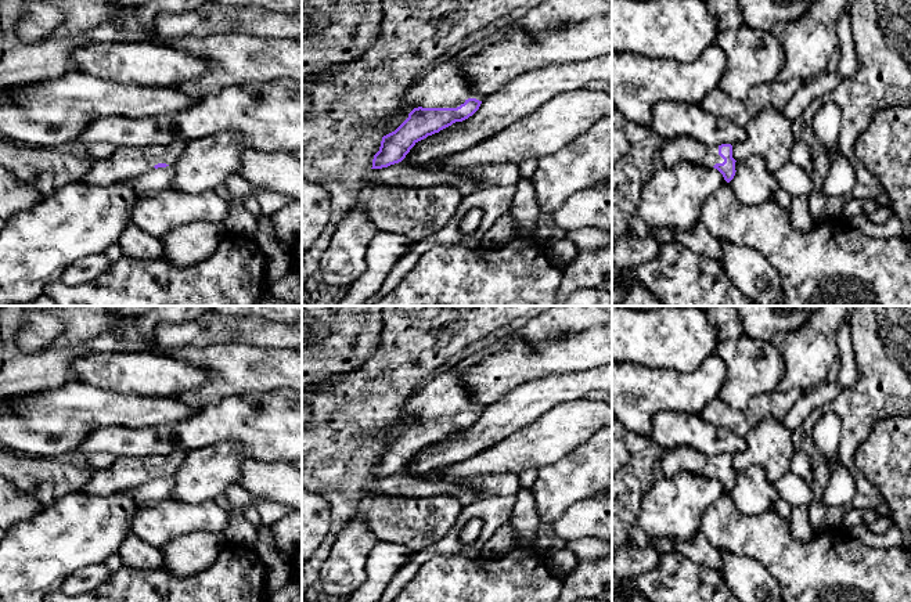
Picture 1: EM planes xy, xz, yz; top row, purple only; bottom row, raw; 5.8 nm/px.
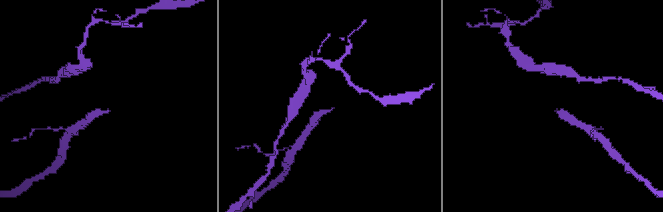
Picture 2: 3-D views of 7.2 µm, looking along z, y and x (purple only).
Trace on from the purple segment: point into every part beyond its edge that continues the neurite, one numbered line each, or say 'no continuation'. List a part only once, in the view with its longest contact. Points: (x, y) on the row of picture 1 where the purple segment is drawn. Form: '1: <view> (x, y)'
1: xz (445, 86)

